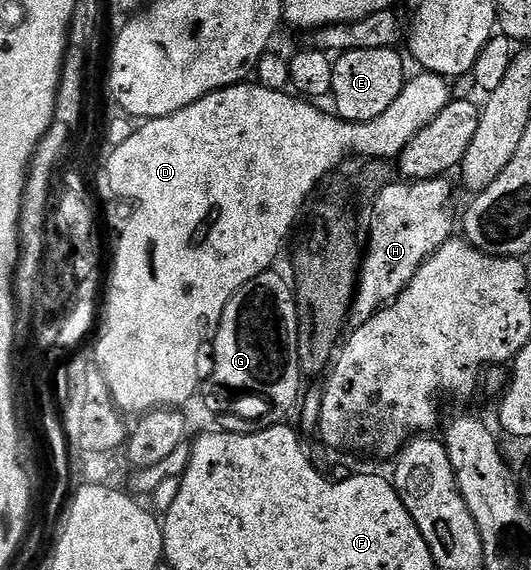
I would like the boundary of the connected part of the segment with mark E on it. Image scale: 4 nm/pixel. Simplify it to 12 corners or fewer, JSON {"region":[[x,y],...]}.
{"region":[[400,50],[336,56],[331,99],[348,123],[375,121],[407,82]]}

